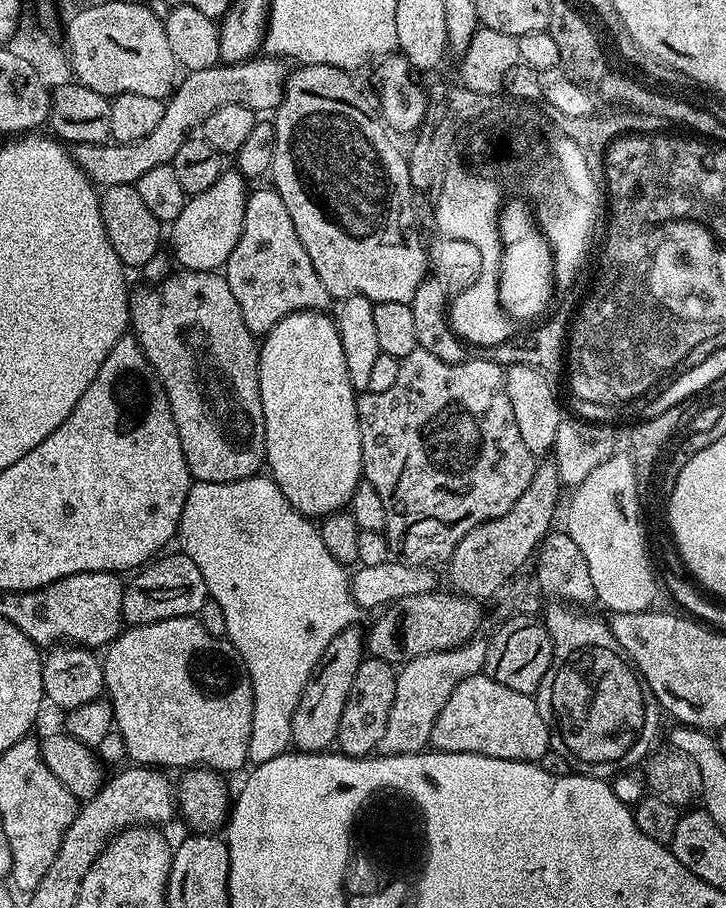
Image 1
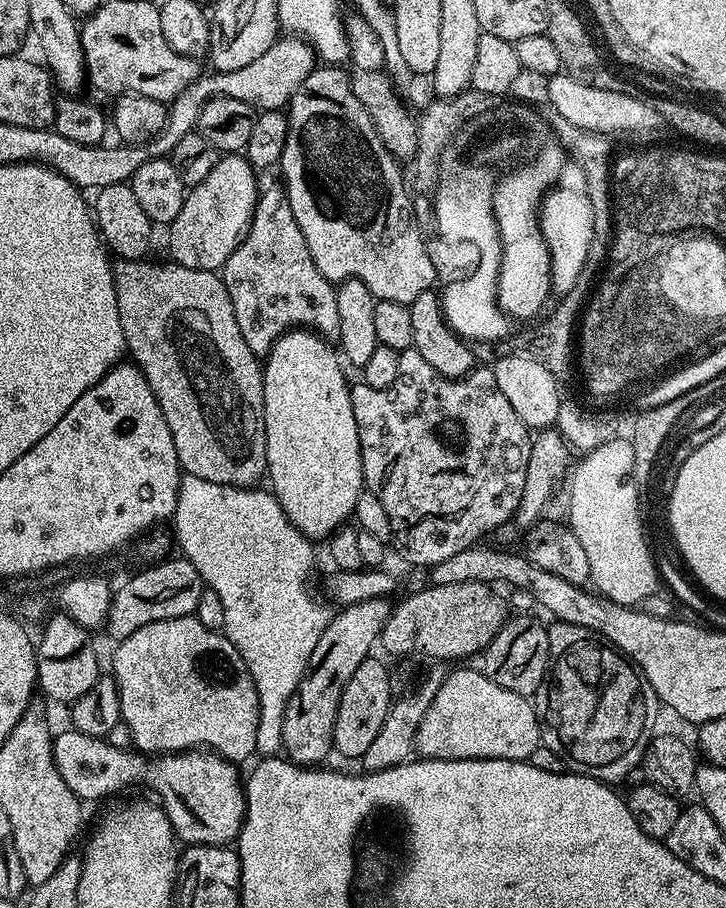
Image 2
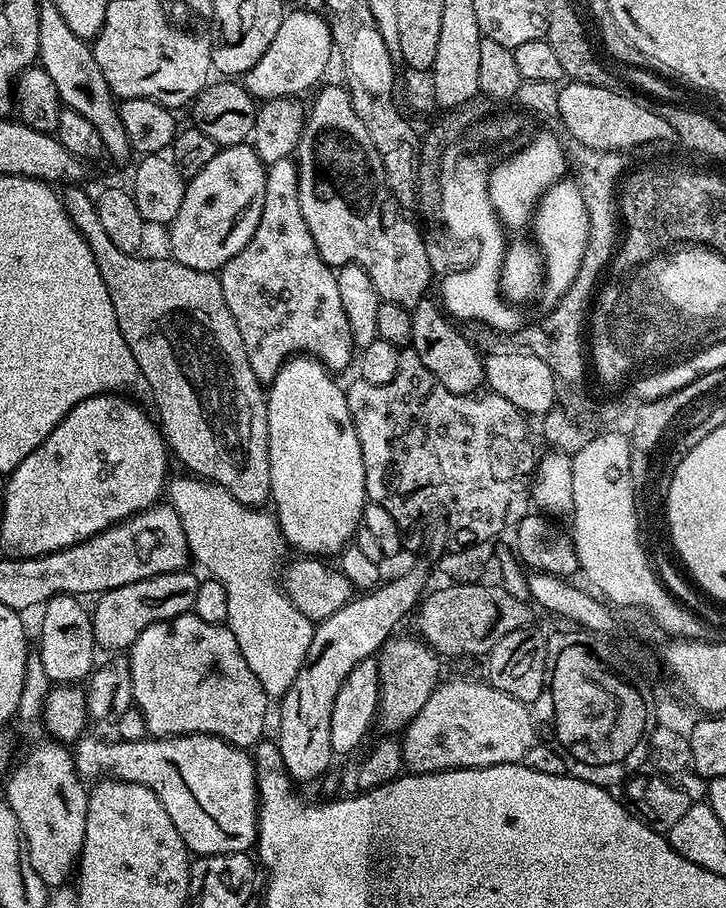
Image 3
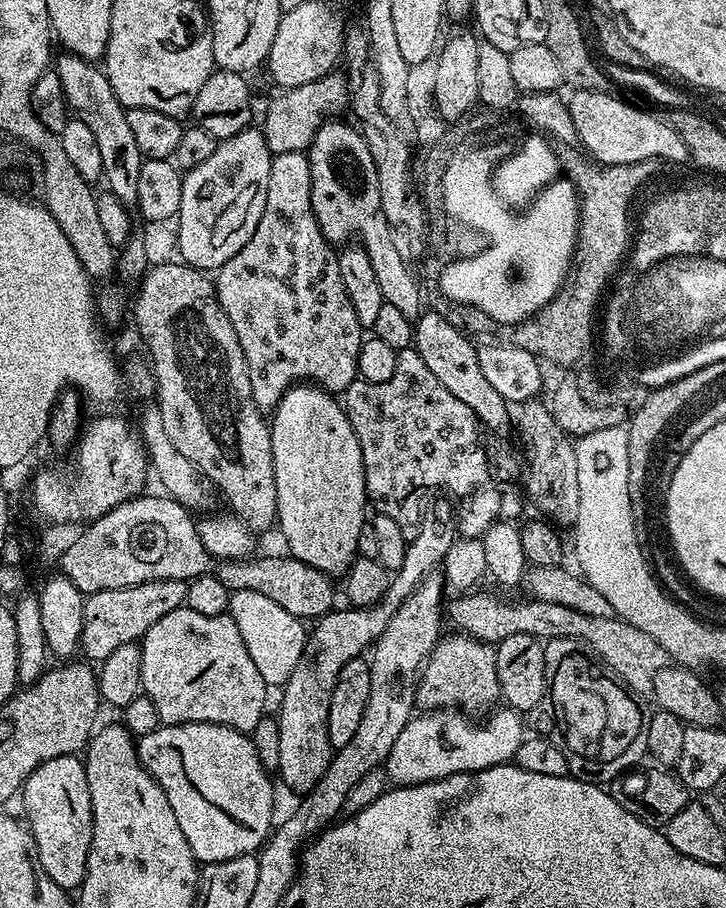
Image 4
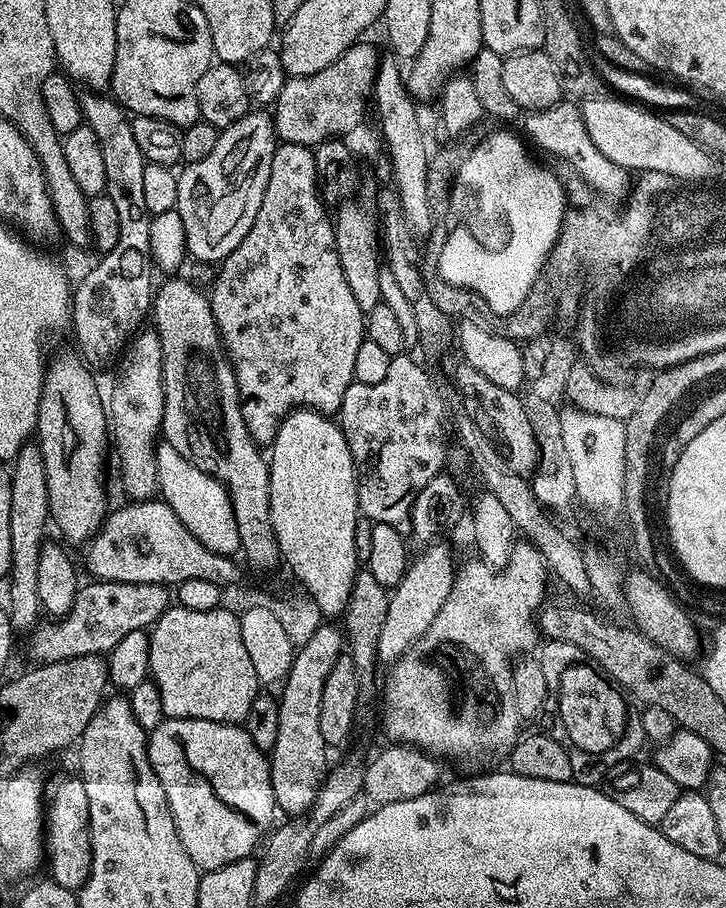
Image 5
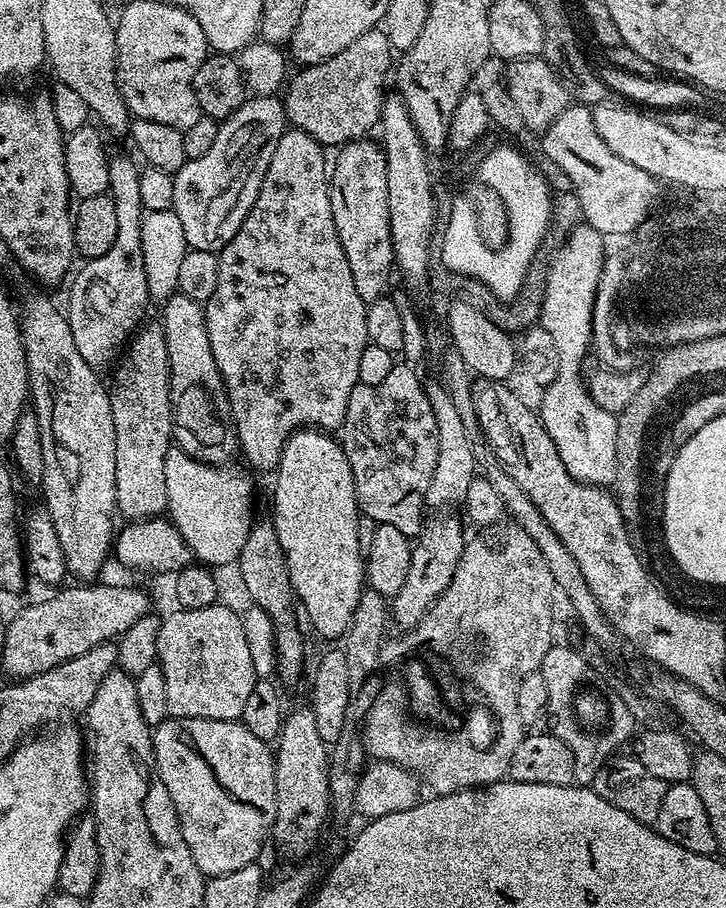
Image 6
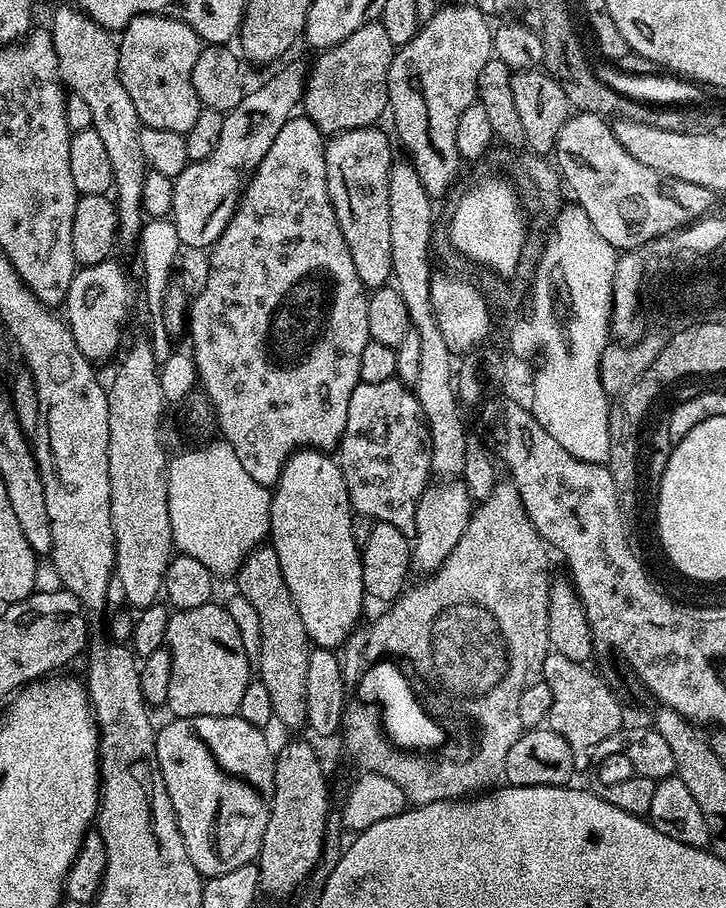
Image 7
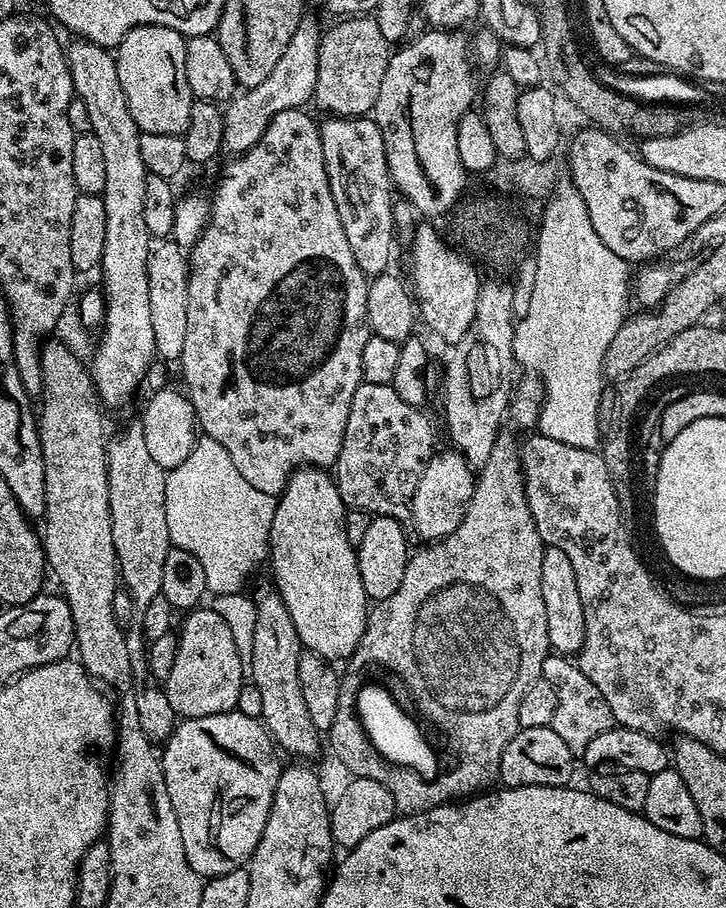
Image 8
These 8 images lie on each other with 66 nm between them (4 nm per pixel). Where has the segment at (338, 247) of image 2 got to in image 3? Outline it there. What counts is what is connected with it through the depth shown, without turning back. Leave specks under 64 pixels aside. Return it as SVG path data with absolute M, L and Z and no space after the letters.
M344 86L323 88L321 87L315 93L317 96L313 98L312 105L310 103L307 105L304 129L294 153L296 169L298 170L298 202L302 205L302 218L306 218L306 226L310 226L310 234L314 238L314 246L318 246L320 259L326 261L334 270L339 270L344 264L362 266L362 270L366 270L366 274L370 274L370 282L374 282L374 290L378 290L381 301L389 300L398 306L411 310L415 308L420 300L425 299L429 295L428 283L433 283L434 280L430 258L426 258L426 246L424 245L421 229L417 225L415 228L414 225L406 220L396 220L398 204L388 190L386 170L383 169L382 158L379 157L378 150L374 148L374 144L370 142L370 133L362 124L362 119L358 118L358 114L354 112L354 106L351 105L351 98L348 96L347 89Z

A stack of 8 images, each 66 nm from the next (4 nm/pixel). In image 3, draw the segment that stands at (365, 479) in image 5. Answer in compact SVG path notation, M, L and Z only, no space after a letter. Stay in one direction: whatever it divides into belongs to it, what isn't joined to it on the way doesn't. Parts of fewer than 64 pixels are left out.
M410 346L401 351L398 374L394 374L390 382L374 386L359 378L353 380L352 385L347 385L346 395L354 430L362 446L368 500L390 510L402 526L408 526L411 520L419 518L420 512L437 504L450 519L456 520L456 536L460 542L486 543L495 538L503 530L512 504L512 479L519 474L520 467L532 470L538 463L538 453L532 449L532 440L528 437L529 421L525 413L491 390L485 391L485 396L459 396L446 390L446 386L422 366Z

